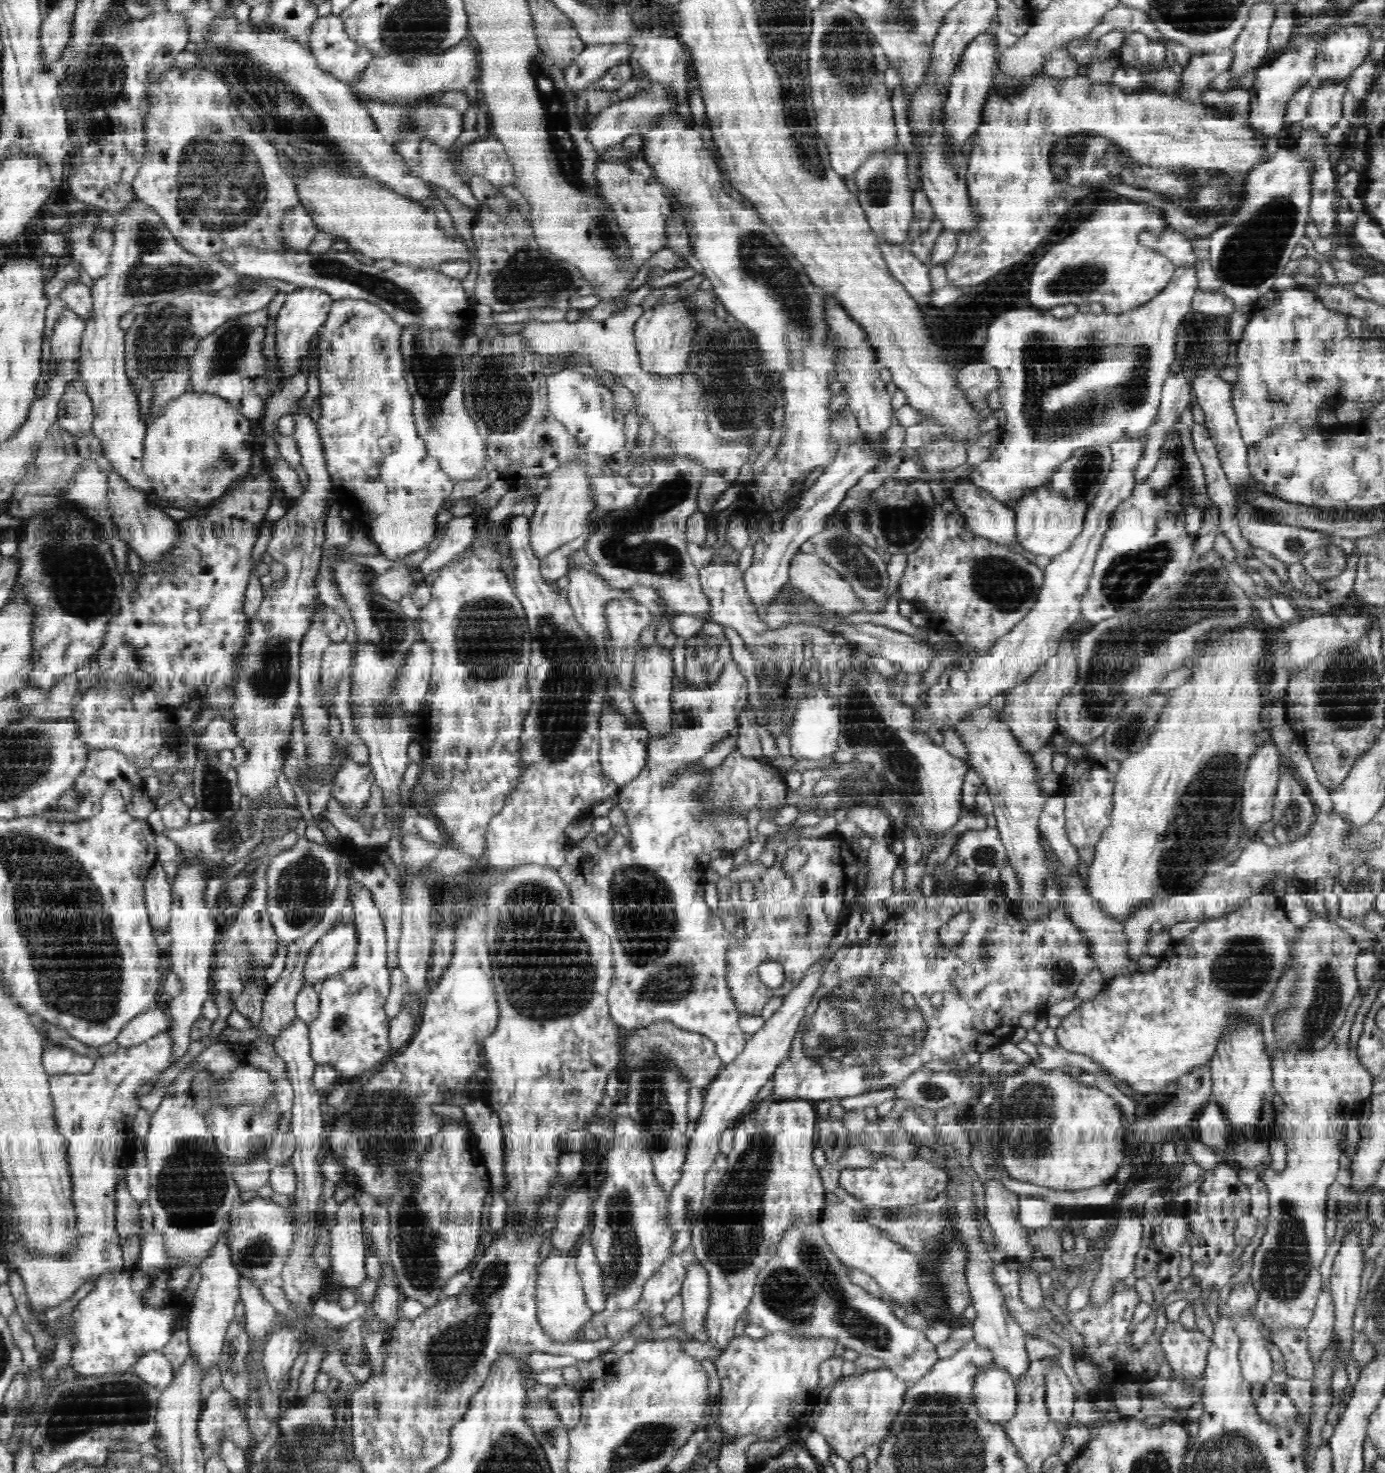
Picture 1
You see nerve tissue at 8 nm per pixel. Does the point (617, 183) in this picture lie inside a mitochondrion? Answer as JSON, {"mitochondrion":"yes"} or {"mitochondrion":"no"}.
{"mitochondrion":"yes"}

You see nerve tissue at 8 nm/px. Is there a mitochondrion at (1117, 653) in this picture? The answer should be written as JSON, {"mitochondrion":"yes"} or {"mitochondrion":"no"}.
{"mitochondrion":"yes"}

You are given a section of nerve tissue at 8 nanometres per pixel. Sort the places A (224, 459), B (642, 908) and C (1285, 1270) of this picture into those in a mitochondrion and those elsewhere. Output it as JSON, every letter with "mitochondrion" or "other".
{"A":"mitochondrion","B":"mitochondrion","C":"mitochondrion"}

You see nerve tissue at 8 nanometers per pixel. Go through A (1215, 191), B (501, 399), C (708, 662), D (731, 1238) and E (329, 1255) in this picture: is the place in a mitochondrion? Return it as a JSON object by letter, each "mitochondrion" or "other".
{"A":"mitochondrion","B":"mitochondrion","C":"mitochondrion","D":"mitochondrion","E":"other"}

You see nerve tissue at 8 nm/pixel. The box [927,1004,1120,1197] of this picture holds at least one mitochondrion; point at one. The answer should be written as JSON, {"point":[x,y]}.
{"point":[1029,1110]}

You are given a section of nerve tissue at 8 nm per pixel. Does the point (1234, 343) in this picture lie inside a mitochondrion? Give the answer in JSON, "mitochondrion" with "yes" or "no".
{"mitochondrion":"no"}

